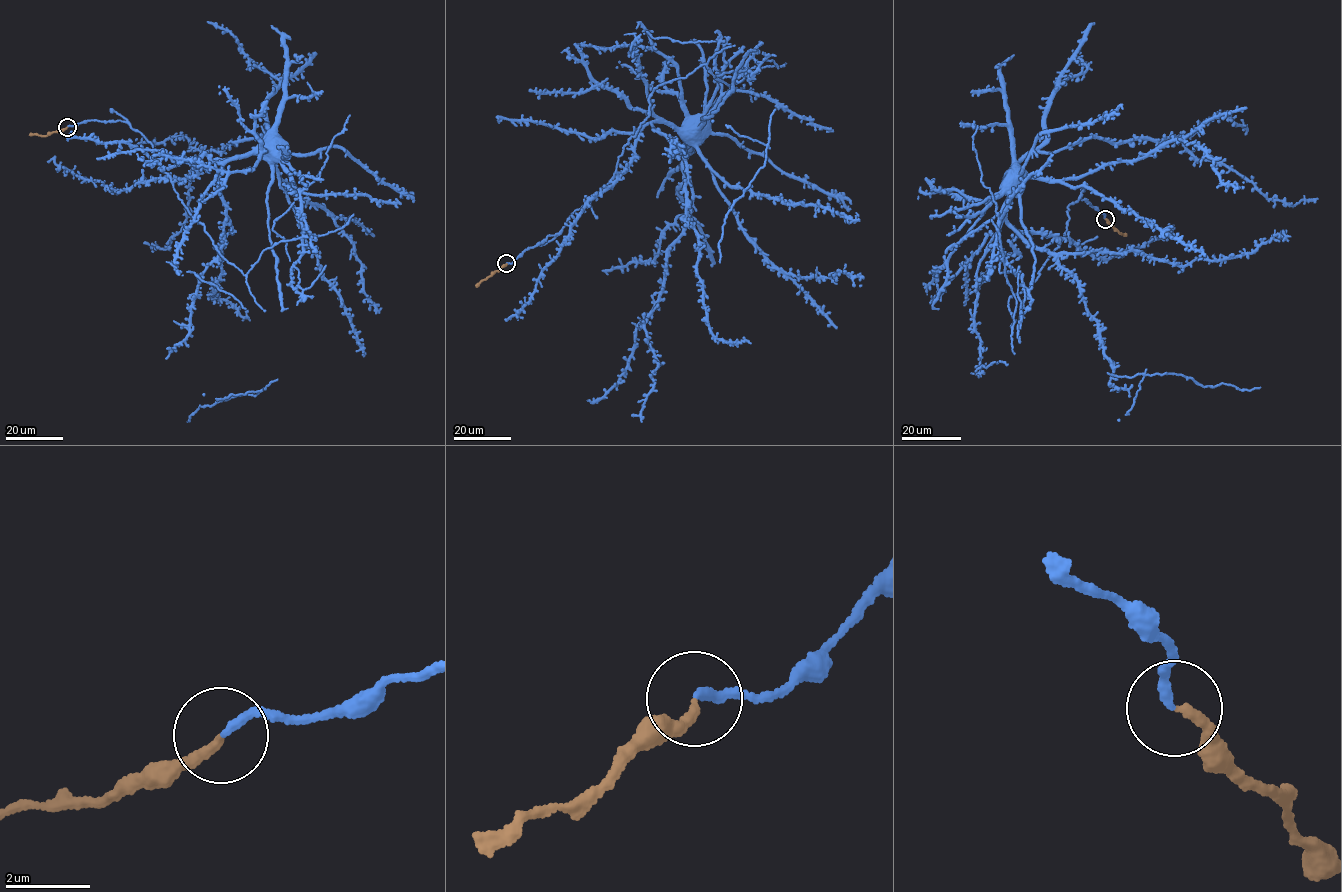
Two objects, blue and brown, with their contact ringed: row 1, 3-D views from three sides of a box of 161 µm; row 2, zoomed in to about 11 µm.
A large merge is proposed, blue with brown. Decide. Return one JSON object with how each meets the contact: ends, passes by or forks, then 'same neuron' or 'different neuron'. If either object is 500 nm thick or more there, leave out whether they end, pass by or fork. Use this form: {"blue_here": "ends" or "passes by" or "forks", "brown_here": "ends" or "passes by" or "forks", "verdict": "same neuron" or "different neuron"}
{"blue_here": "ends", "brown_here": "ends", "verdict": "same neuron"}

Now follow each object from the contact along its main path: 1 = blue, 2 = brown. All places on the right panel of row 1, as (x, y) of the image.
1: (1105, 219), (1082, 195), (1067, 207), (1064, 239), (1014, 229), (1006, 212), (1013, 177)
2: (1105, 219), (1126, 235)

